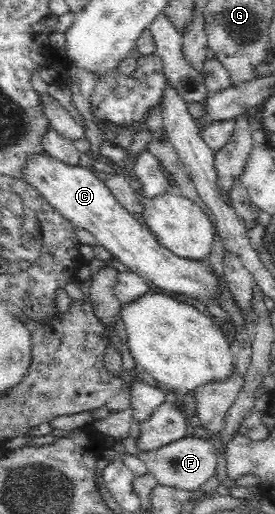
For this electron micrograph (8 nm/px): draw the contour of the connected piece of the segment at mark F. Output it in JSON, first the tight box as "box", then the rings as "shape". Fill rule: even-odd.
{"box":[122,433,218,491],"shape":[[[127,433],[122,438],[122,444],[125,447],[125,452],[137,456],[145,463],[148,474],[155,478],[157,485],[161,484],[162,486],[185,491],[197,491],[201,485],[205,484],[211,477],[214,477],[218,463],[213,441],[198,437],[187,436],[163,445],[157,450],[141,452],[136,446],[133,446],[131,434]]]}

